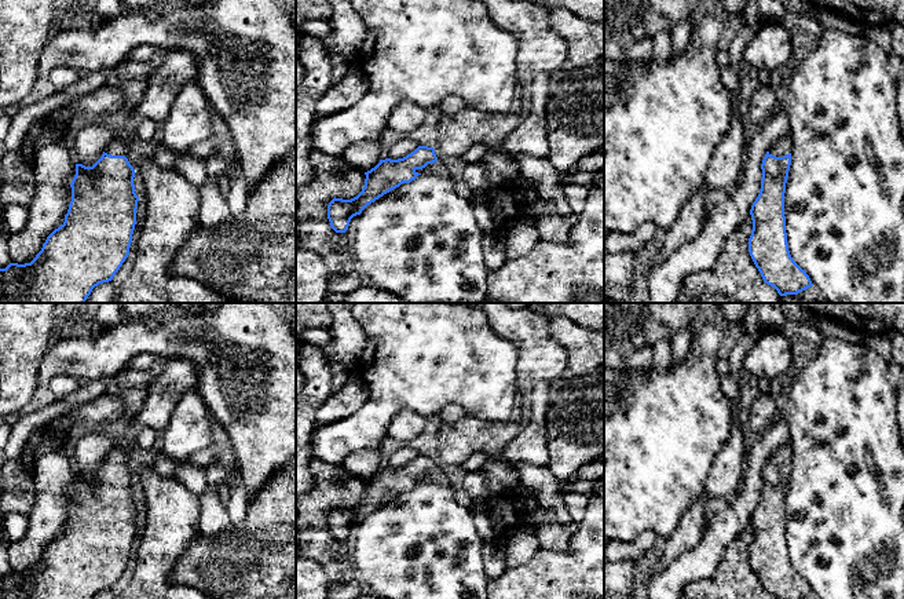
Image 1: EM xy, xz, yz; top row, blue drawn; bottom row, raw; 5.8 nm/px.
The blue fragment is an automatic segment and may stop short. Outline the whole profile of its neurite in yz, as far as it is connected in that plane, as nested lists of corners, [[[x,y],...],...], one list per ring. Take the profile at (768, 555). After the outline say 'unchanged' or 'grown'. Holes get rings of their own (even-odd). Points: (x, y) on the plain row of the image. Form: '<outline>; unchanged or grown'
[[[786,443],[769,456],[761,472],[761,498],[750,518],[749,560],[765,592],[776,599],[805,599],[813,592],[791,566],[786,541],[784,501],[790,474],[791,446]]]; grown

